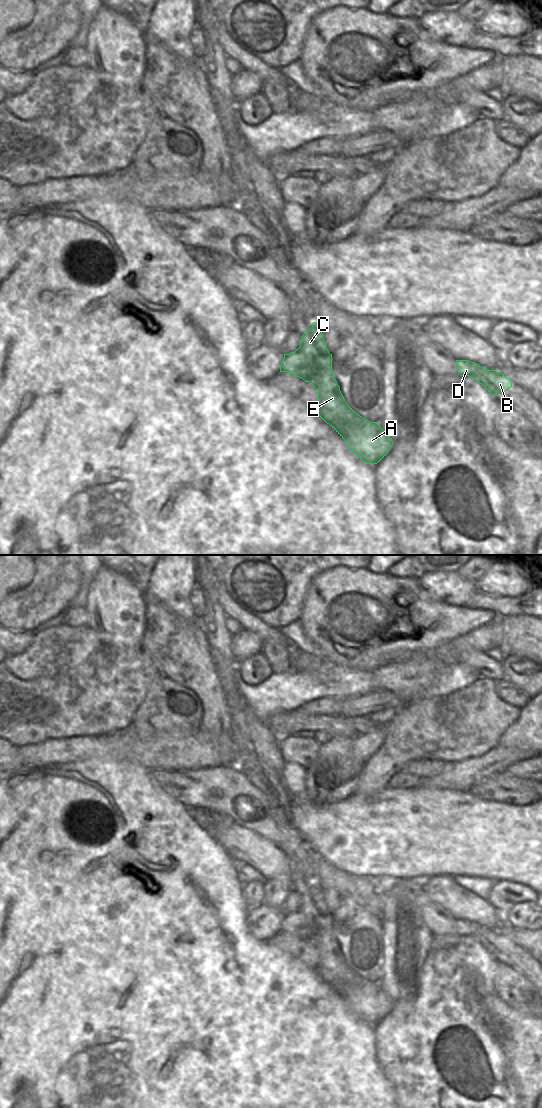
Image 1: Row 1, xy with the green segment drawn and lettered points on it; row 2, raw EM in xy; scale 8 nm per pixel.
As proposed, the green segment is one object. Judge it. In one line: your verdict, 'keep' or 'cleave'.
cleave

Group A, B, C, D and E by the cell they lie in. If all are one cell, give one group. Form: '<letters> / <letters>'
A E / B C D

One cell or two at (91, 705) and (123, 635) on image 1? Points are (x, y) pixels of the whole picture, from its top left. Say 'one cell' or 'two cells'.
two cells

